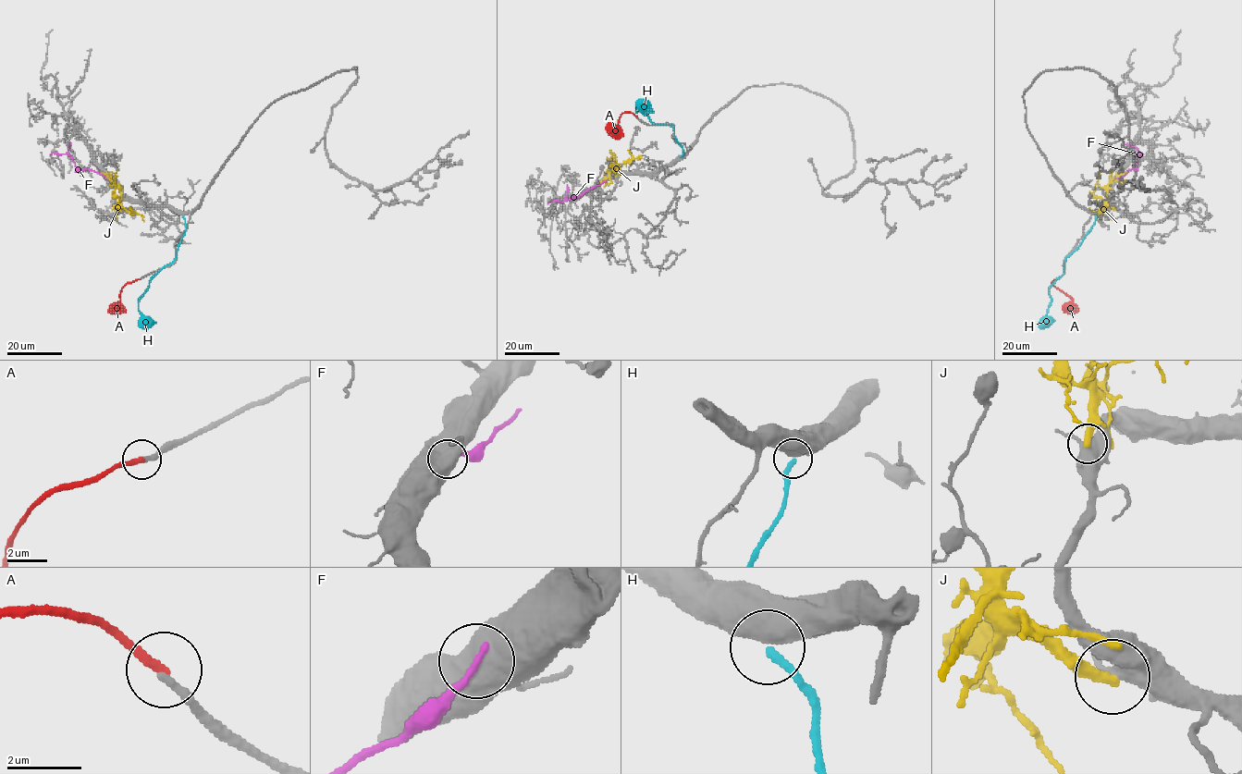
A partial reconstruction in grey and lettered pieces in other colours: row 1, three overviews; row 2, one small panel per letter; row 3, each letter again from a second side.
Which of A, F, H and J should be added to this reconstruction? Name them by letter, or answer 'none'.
A

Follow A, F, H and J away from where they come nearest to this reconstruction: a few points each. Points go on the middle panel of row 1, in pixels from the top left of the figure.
A: (636, 116), (623, 112), (619, 118), (618, 132), (607, 124)
F: (607, 177), (582, 194), (562, 202), (552, 201), (547, 203)
H: (680, 156), (683, 151), (674, 128), (654, 124), (645, 109), (636, 108), (645, 106), (653, 112)
J: (616, 175), (618, 166), (604, 179), (604, 187)

